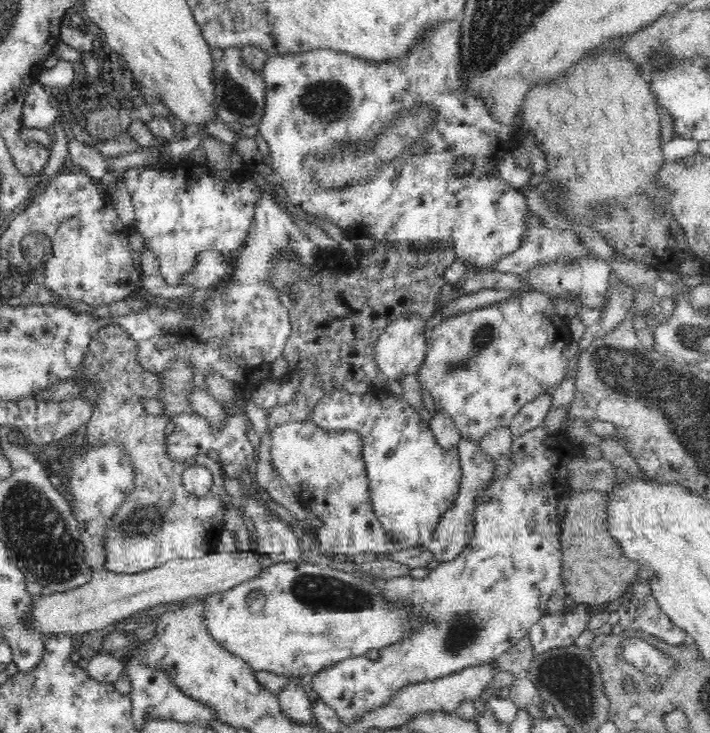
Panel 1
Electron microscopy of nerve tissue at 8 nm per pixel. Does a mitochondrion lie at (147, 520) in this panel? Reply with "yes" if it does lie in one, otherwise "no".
yes

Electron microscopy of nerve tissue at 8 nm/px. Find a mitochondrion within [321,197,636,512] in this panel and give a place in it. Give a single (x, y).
(485, 334)

